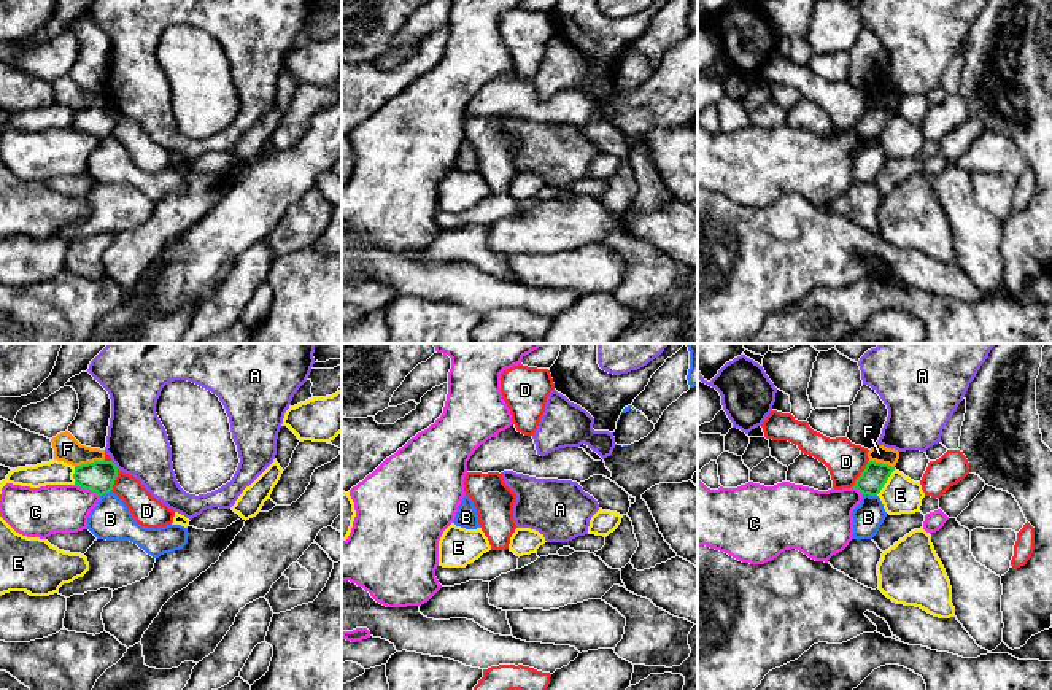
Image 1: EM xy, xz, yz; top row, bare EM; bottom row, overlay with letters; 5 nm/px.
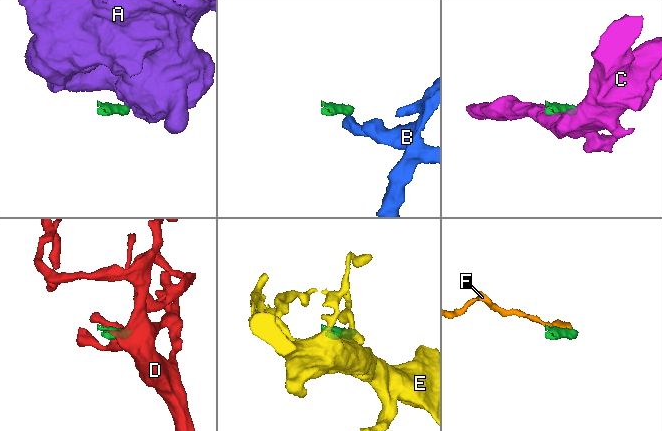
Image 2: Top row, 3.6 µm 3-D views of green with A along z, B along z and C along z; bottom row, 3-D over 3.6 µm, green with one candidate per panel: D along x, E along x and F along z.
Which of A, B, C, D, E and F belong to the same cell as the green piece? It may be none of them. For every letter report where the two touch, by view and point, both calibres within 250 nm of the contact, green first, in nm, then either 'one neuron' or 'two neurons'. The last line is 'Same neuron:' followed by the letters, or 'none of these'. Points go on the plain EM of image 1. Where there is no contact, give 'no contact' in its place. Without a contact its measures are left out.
A: meets green in xy at (115, 108); 160 nm thick on the green side, 320 nm on the other; two neurons
B: meets green in yz at (870, 139); 130 nm thick on the green side, 150 nm on the other; two neurons
C: meets green in xy at (88, 132); 160 nm thick on the green side, 240 nm on the other; two neurons
D: meets green in yz at (862, 116); 130 nm thick on the green side, 200 nm on the other; two neurons
E: meets green in yz at (885, 126); 130 nm thick on the green side, 190 nm on the other; two neurons
F: meets green in xy at (89, 107); 160 nm thick on the green side, 140 nm on the other; two neurons
Same neuron: none of these

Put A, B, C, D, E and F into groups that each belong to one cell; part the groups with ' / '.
A / B / C / D / E / F

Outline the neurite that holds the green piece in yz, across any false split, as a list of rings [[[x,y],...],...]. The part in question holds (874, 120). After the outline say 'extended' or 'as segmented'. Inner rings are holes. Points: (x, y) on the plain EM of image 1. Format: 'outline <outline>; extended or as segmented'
outline [[[868,105],[861,119],[855,124],[853,132],[863,138],[877,140],[895,111],[876,105]]]; as segmented

